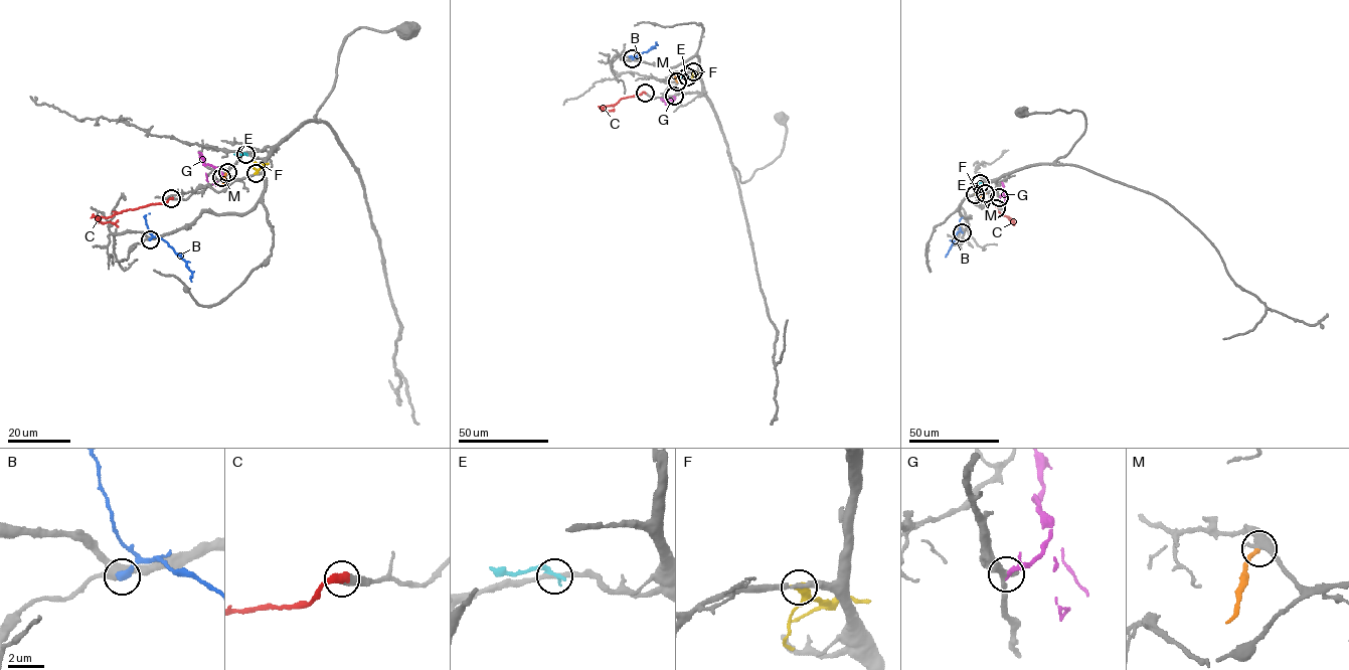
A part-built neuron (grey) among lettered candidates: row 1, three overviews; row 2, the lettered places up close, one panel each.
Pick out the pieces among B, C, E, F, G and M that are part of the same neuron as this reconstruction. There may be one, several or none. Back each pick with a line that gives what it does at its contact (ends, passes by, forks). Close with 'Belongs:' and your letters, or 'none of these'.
C: it ends there
Belongs: C

